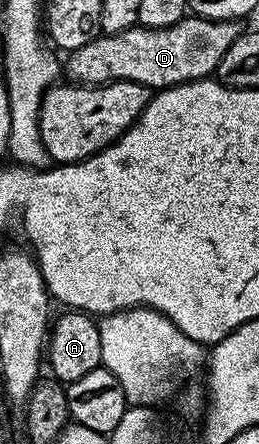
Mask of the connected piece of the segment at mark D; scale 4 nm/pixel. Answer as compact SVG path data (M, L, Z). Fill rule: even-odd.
M186 16L180 18L175 24L160 30L159 28L147 28L143 25L132 26L130 30L124 30L118 34L102 33L95 40L83 44L83 48L72 51L64 59L63 70L68 81L83 86L104 86L107 82L138 82L141 86L147 86L154 91L163 90L166 86L178 86L184 82L196 82L198 78L208 78L216 71L217 66L223 60L227 48L243 30L236 21L216 22L210 18Z

